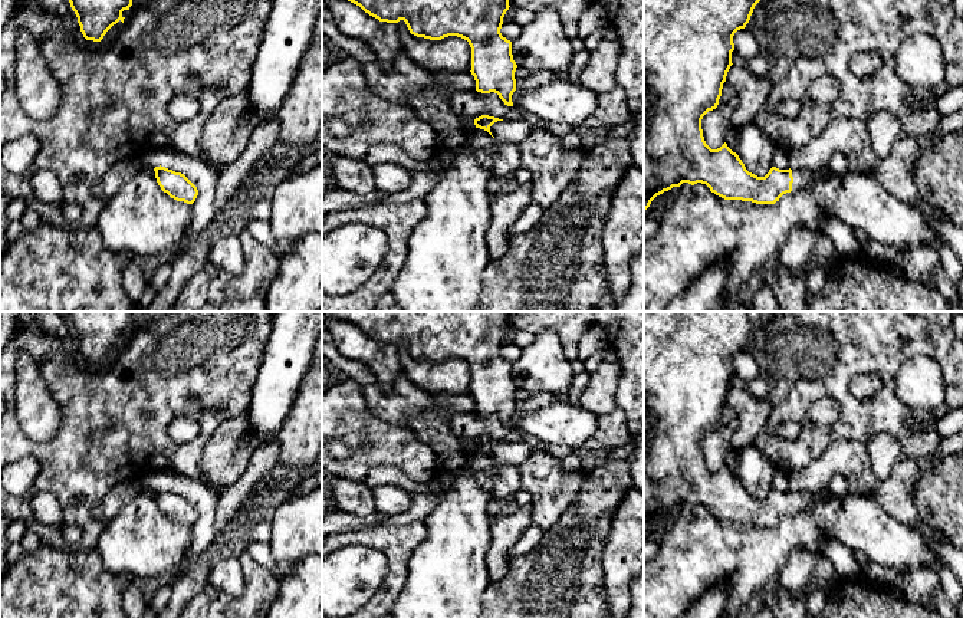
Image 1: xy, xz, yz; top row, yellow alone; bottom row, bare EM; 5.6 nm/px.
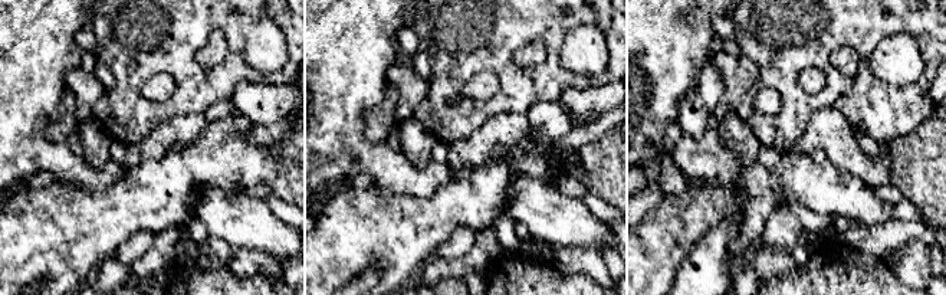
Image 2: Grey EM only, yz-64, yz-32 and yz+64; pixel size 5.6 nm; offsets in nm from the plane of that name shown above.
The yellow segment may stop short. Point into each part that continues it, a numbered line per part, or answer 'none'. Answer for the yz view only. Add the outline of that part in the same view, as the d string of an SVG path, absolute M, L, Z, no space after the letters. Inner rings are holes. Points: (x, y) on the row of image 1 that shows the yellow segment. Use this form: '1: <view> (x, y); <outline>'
1: yz (802, 178); M821 168L821 170L795 170L792 171L793 183L792 183L792 191L798 191L801 188L808 187L814 181L819 178L825 178L831 172L829 168Z

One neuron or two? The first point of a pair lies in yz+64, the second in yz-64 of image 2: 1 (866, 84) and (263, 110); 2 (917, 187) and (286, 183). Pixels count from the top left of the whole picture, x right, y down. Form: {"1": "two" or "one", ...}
{"1": "two", "2": "one"}

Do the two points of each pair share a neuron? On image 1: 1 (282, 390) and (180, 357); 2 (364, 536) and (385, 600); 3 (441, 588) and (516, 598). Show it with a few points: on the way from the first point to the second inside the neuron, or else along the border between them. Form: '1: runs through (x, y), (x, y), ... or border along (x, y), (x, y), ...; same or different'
1: border along (263, 348), (250, 403), (245, 410); different
2: runs through (383, 545), (394, 556), (394, 581); same
3: border along (490, 581), (480, 602); different

